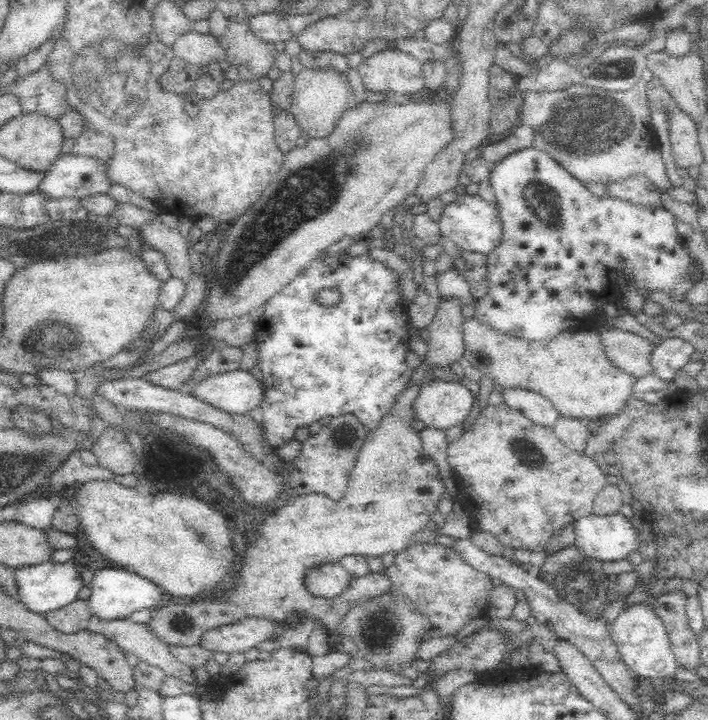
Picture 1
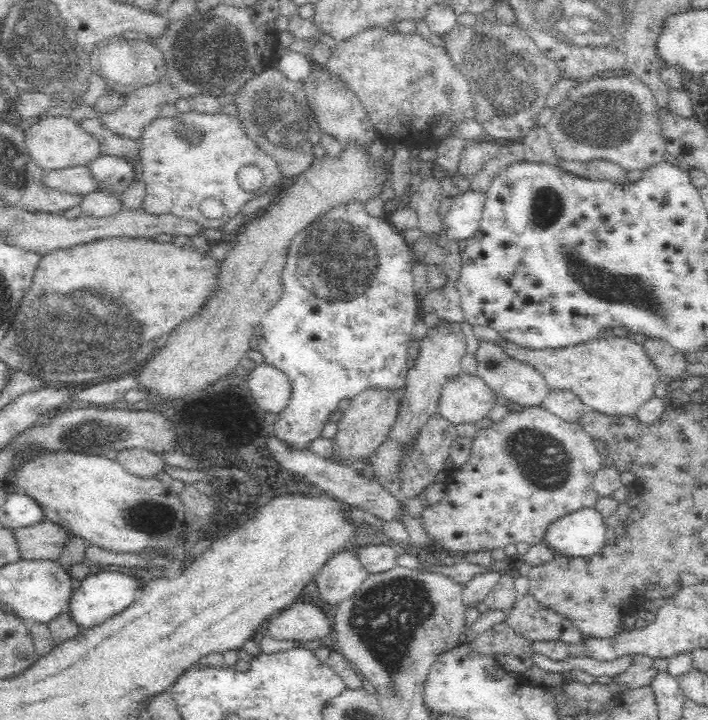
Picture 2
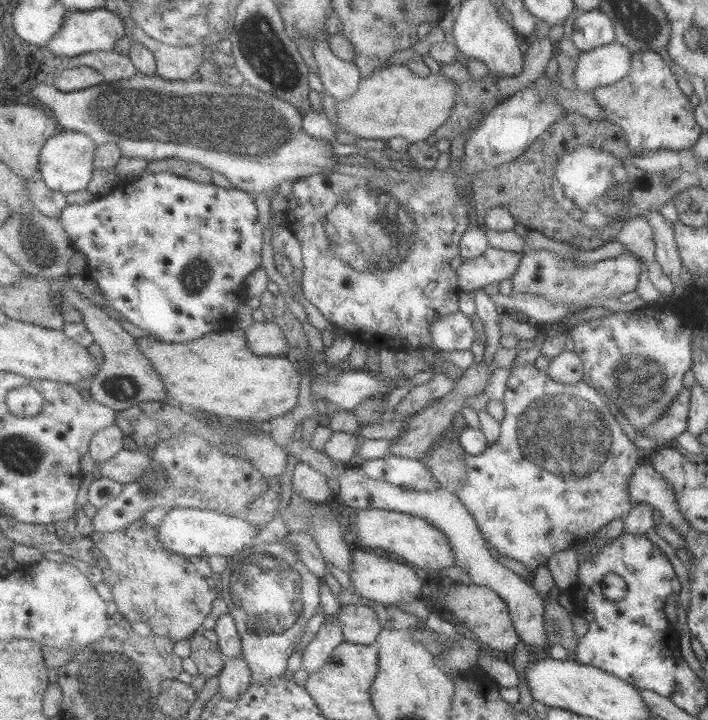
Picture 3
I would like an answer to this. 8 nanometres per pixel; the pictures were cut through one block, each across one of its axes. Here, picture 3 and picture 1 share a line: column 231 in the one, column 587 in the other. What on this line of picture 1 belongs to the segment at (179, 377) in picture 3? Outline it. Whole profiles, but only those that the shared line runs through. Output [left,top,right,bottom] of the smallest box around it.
[463,316,636,421]

